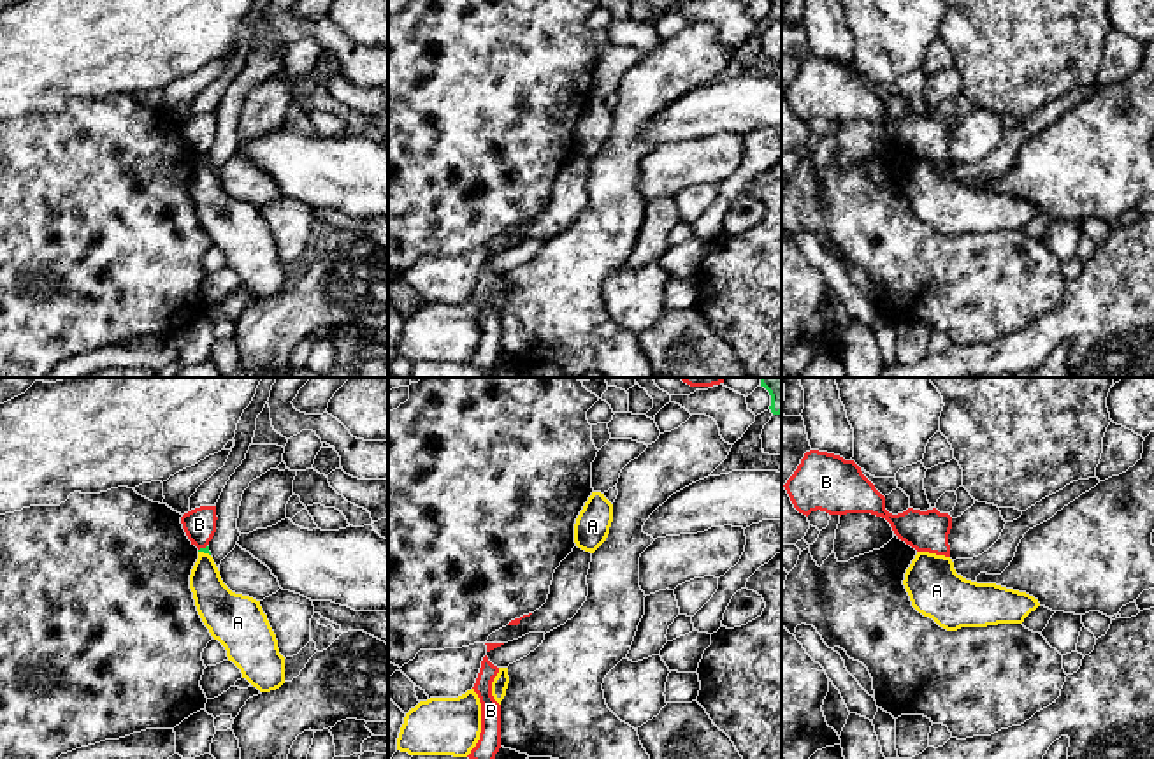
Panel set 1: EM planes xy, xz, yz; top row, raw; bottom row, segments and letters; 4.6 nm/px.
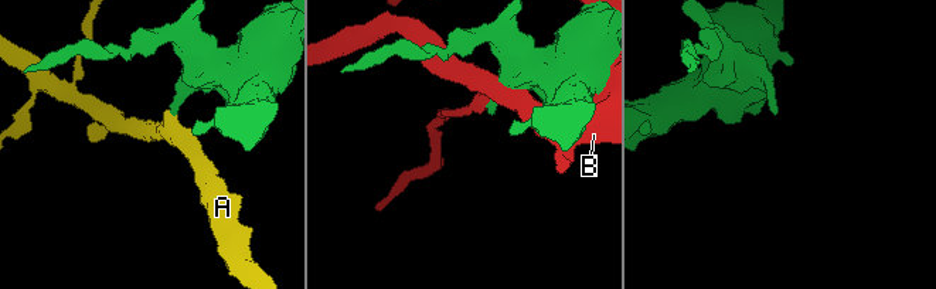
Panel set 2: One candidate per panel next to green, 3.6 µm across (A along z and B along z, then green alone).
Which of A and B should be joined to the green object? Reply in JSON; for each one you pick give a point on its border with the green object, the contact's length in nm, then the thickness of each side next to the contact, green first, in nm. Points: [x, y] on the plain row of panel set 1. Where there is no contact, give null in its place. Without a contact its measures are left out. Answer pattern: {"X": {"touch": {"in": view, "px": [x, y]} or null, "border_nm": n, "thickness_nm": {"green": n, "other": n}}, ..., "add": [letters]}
{"add": []}

